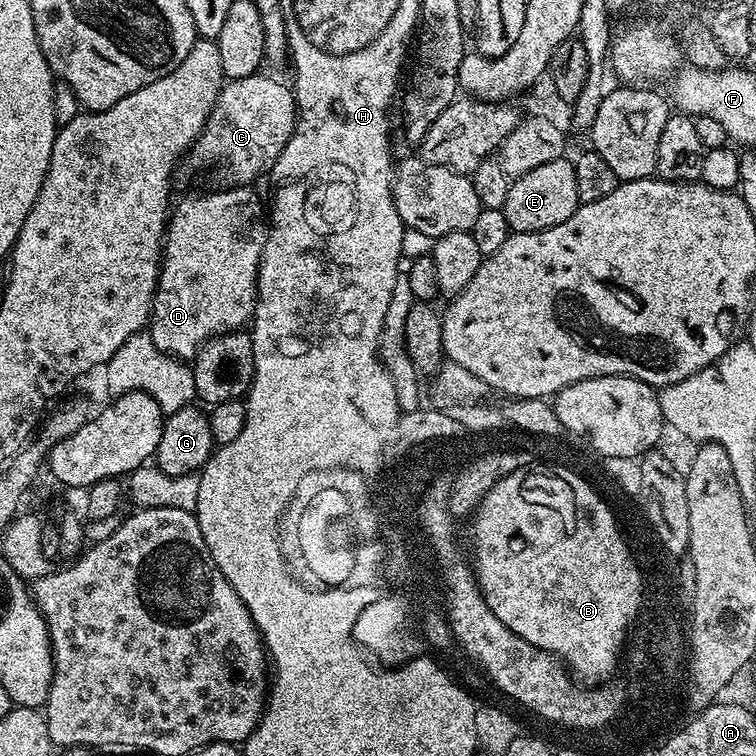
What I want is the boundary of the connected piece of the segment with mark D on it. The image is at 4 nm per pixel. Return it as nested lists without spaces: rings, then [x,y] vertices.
[[[223,186],[217,192],[200,192],[197,196],[188,196],[180,205],[173,207],[170,219],[166,224],[166,239],[162,244],[162,263],[160,266],[160,280],[156,283],[156,297],[152,299],[152,314],[150,317],[150,333],[155,346],[165,354],[176,357],[177,360],[191,361],[208,340],[224,333],[243,329],[251,321],[256,311],[256,279],[260,273],[260,259],[266,246],[266,238],[270,227],[269,217],[266,215],[266,204],[260,201],[260,196],[248,186]]]

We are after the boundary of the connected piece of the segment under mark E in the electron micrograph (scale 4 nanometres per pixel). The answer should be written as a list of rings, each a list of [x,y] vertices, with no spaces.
[[[561,158],[546,162],[530,170],[530,174],[515,177],[506,194],[504,213],[512,232],[541,232],[550,226],[558,226],[570,218],[580,207],[578,198],[578,178],[574,178],[575,163],[571,159]]]

